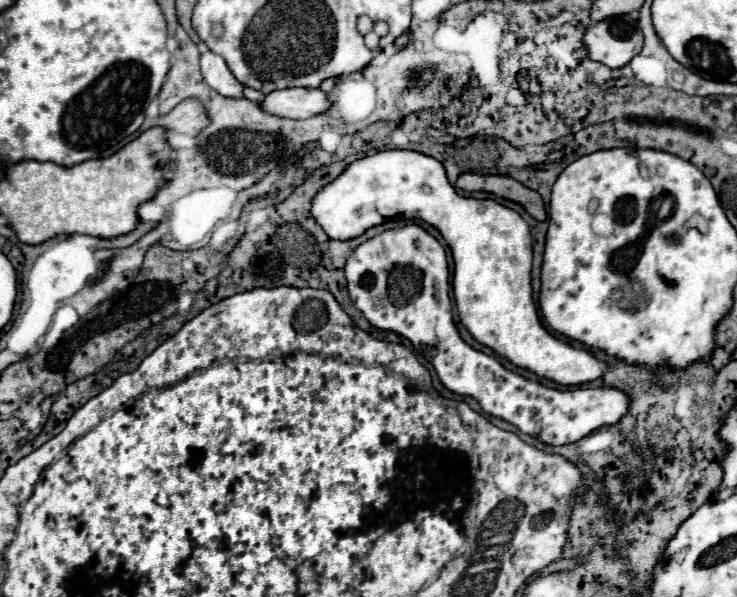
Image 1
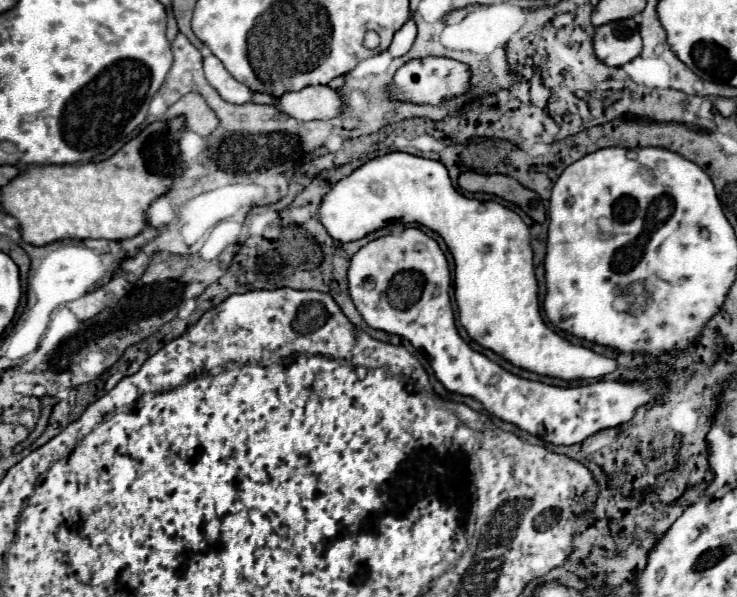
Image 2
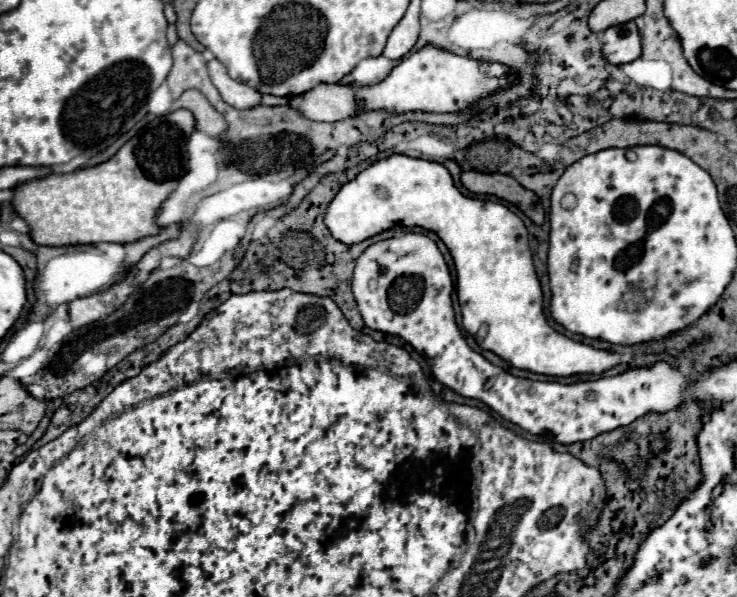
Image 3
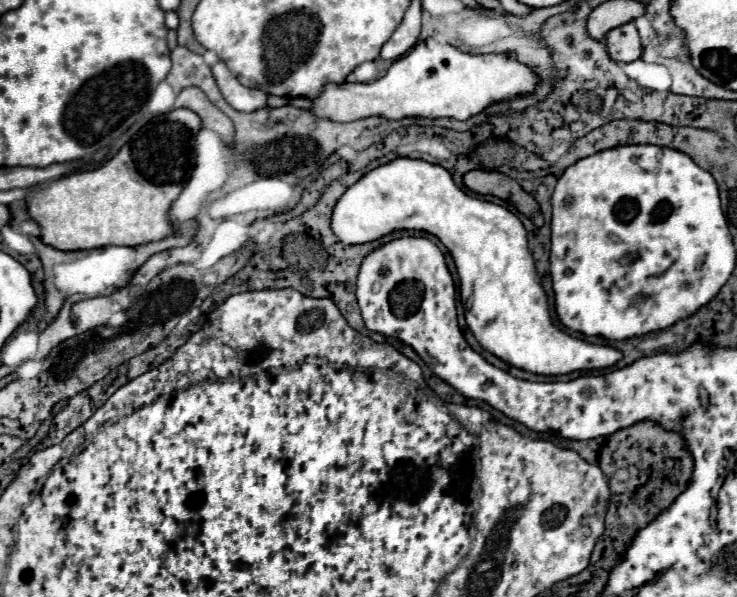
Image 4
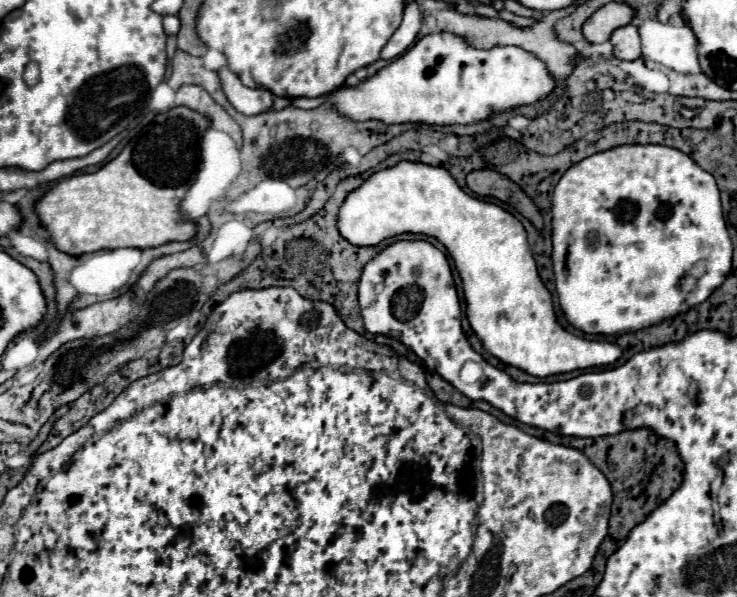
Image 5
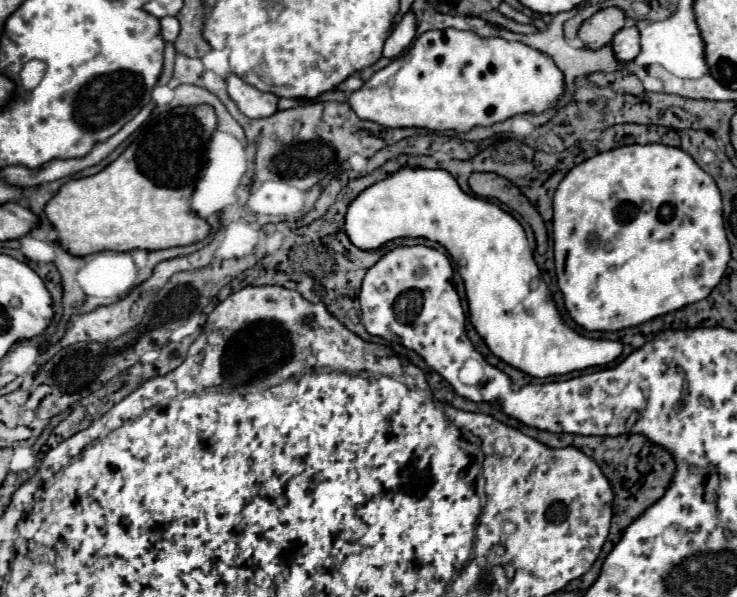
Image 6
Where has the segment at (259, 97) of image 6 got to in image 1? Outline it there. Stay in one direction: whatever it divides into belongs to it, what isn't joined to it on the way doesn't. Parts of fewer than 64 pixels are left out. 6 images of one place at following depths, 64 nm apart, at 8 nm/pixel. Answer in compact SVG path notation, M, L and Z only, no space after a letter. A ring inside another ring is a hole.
M204 52L200 56L200 68L206 84L214 88L218 94L228 96L228 98L242 98L244 86L232 76L230 68L226 66L224 58L214 54L214 52Z

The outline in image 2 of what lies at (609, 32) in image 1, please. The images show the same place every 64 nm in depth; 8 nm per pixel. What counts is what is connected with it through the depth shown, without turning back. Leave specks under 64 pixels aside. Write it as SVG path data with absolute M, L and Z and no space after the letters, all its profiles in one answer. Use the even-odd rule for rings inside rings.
M634 18L608 22L594 32L594 54L606 66L624 66L642 52L642 38Z

